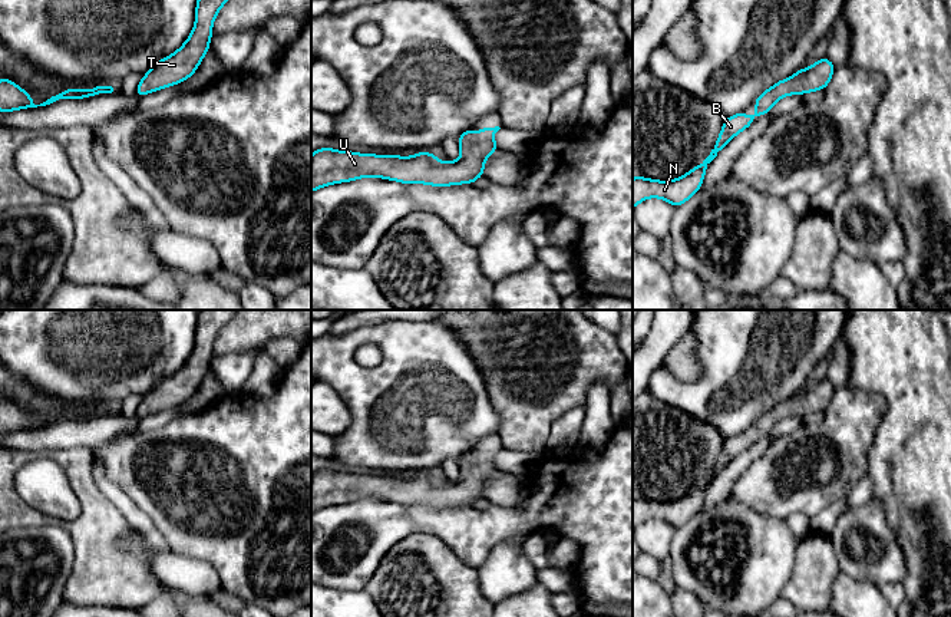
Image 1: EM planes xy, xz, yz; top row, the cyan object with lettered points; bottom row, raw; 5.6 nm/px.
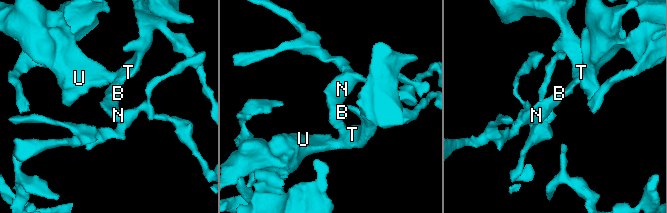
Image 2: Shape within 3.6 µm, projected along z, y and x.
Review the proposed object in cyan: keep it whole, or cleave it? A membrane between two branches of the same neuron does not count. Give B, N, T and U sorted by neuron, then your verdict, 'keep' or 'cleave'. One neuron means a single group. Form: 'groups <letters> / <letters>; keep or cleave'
groups B N T U; keep

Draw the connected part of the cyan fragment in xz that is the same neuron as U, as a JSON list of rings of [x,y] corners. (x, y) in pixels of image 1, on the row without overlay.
[[[473,449],[459,459],[460,481],[442,484],[430,474],[419,472],[415,478],[373,476],[333,469],[320,469],[311,476],[311,514],[326,507],[351,504],[359,499],[384,499],[402,505],[448,508],[473,505],[483,498],[486,479],[499,472],[493,462],[495,449]]]

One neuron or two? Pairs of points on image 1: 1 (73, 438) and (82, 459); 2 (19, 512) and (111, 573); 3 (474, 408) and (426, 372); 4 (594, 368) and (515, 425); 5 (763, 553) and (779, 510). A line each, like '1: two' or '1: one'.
1: two
2: one
3: one
4: one
5: two

